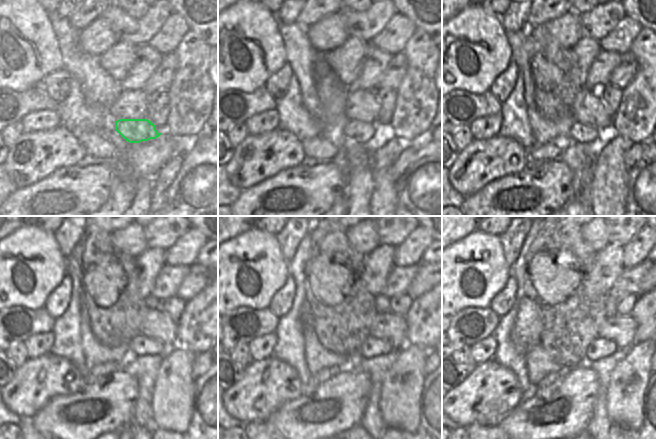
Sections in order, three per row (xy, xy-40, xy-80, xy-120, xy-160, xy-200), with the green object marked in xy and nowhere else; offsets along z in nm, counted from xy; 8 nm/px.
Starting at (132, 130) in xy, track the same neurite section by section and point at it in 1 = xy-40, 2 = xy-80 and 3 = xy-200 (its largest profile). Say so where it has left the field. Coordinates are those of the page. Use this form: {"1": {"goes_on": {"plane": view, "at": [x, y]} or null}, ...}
{"1": {"goes_on": {"plane": "xy-40", "at": [355, 131]}}, "2": {"goes_on": {"plane": "xy-80", "at": [578, 133]}}, "3": {"goes_on": {"plane": "xy-200", "at": [586, 363]}}}

